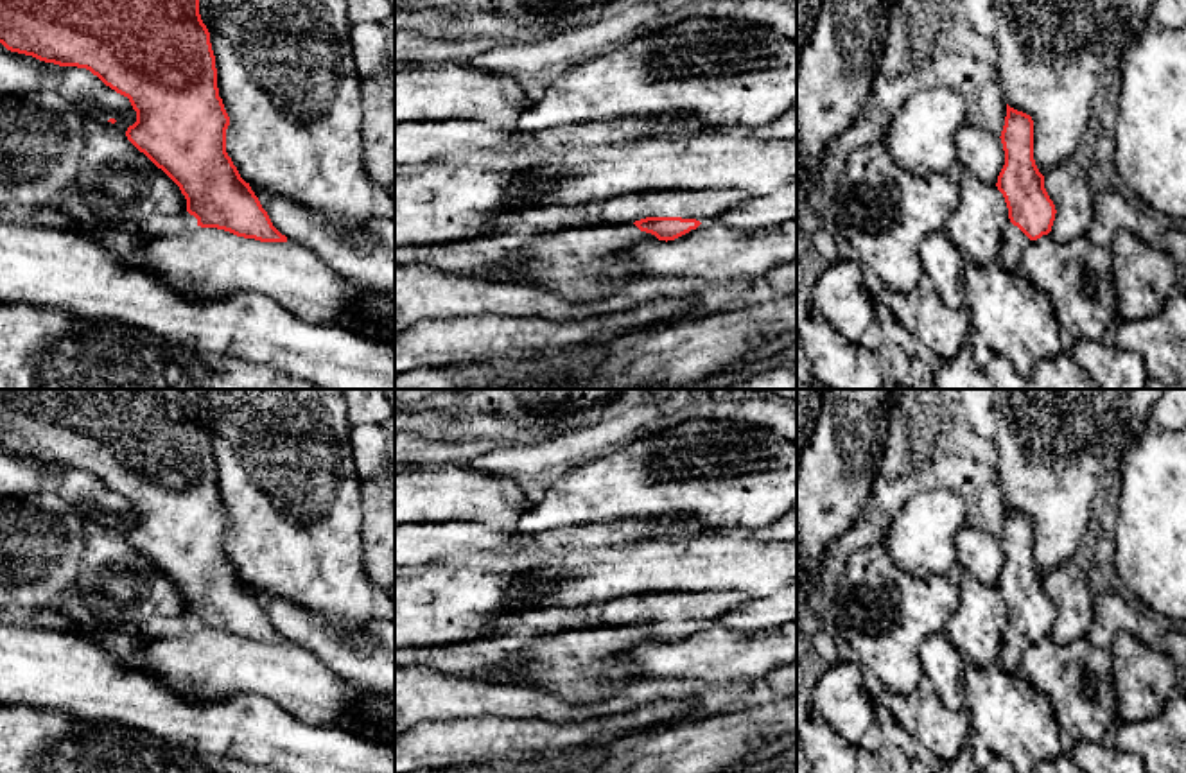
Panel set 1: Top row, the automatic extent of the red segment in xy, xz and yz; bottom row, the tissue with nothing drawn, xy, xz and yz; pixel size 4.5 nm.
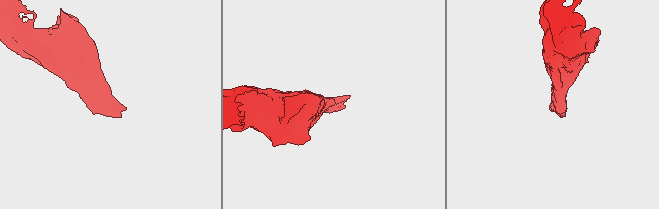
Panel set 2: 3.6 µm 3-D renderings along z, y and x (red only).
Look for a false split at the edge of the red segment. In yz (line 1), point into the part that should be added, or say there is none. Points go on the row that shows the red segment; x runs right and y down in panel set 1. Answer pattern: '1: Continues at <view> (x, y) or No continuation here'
1: Continues at yz (1014, 241)

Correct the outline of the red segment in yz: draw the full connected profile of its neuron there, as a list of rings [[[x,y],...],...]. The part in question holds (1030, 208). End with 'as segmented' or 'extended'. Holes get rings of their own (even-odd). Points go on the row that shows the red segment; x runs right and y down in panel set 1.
[[[1007,104],[1001,131],[1005,165],[998,176],[1010,222],[1001,235],[999,264],[1016,271],[1025,248],[1051,231],[1055,204],[1044,188],[1044,176],[1033,160],[1033,120]]] | extended

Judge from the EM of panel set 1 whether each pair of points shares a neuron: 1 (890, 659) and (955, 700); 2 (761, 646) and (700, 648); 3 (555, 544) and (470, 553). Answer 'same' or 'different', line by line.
1: different
2: same
3: same

